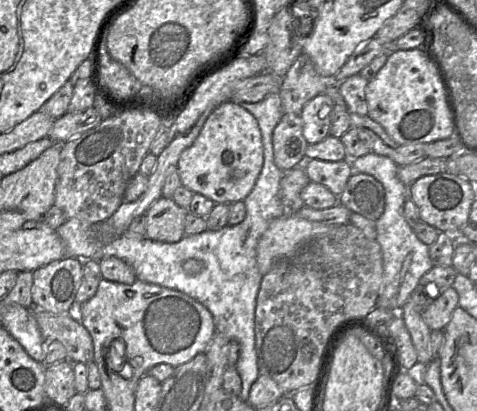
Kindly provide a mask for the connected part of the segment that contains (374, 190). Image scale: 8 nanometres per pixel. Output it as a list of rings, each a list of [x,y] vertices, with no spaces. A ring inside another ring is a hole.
[[[353,173],[339,196],[339,203],[351,212],[376,222],[384,211],[385,192],[373,176]]]

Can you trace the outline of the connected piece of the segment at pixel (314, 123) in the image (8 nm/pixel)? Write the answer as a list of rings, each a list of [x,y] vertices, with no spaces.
[[[325,93],[309,100],[300,112],[303,136],[308,144],[321,142],[329,134],[334,103]]]

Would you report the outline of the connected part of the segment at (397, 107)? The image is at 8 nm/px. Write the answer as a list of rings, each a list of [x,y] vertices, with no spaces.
[[[419,47],[390,51],[385,64],[368,81],[365,98],[368,106],[367,116],[380,124],[398,145],[429,143],[451,137],[452,125],[440,79],[434,65]]]

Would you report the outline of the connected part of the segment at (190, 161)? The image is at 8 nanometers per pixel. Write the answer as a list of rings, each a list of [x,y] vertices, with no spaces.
[[[227,100],[205,121],[193,144],[180,154],[177,171],[182,186],[215,204],[244,201],[253,189],[263,166],[263,143],[257,120],[240,104]]]

